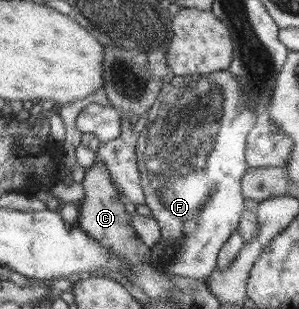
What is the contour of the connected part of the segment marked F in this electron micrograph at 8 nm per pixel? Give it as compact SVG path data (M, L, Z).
M228 71L178 76L160 89L158 99L151 107L146 127L138 133L140 137L136 136L136 162L141 175L144 204L149 207L150 215L156 218L161 233L158 243L151 249L151 267L176 278L208 282L217 268L222 245L239 229L240 215L246 209L242 195L242 179L249 167L245 149L249 131L259 118L246 107L240 85Z

